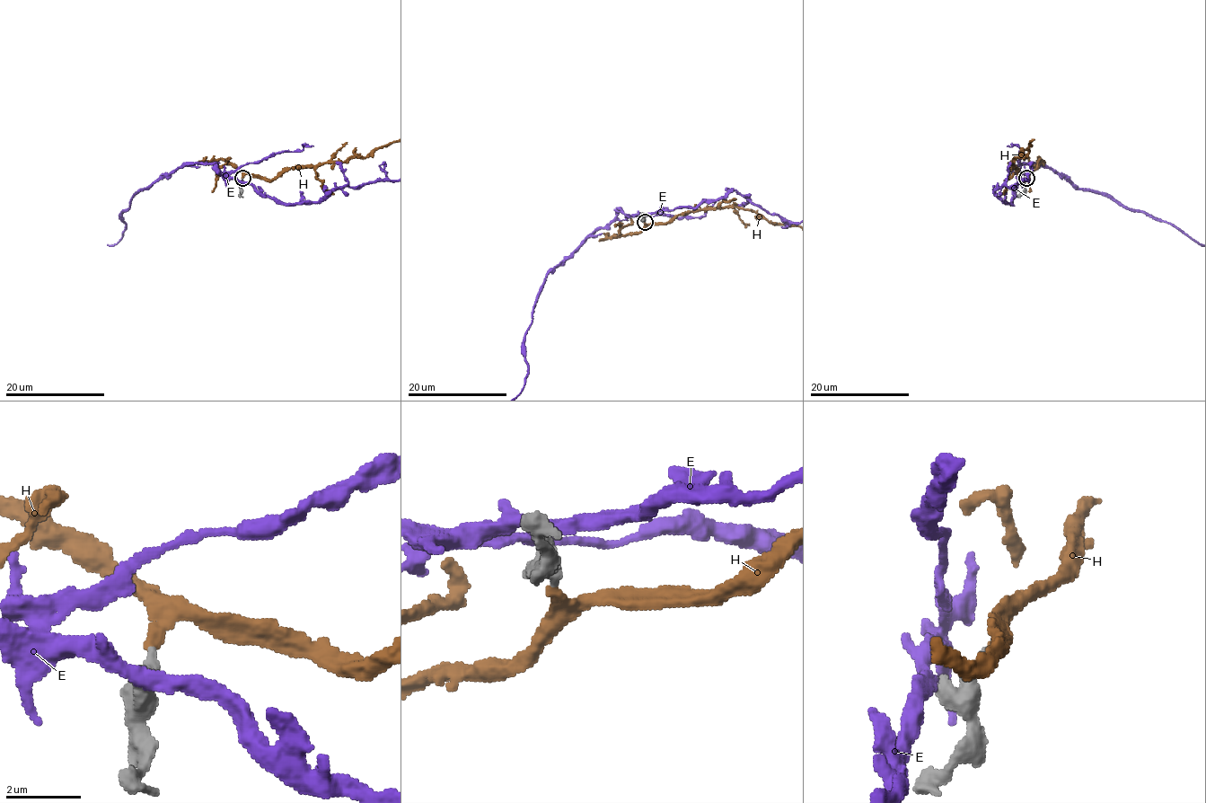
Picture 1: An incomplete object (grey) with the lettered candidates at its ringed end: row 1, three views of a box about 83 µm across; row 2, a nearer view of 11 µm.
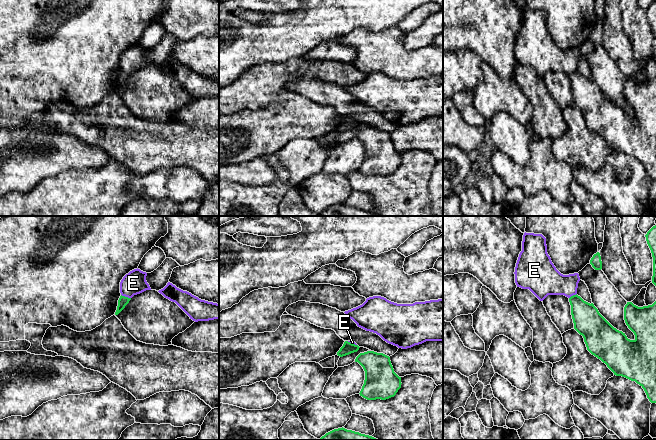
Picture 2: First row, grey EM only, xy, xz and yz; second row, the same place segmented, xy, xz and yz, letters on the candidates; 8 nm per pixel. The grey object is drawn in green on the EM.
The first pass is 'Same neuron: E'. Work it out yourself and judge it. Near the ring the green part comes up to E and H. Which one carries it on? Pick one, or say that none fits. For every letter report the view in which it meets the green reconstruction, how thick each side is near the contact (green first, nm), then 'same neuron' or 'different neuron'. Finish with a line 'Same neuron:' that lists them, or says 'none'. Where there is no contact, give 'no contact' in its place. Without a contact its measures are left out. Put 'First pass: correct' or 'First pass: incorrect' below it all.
E: xy | 80/190 nm | different neuron
H: no contact | same neuron
Same neuron: H
First pass: incorrect

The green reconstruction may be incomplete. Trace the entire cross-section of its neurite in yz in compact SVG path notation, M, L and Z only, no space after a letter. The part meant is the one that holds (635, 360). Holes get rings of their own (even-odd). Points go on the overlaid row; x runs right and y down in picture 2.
M580 296L569 298L574 329L583 336L587 350L600 359L616 376L635 381L645 391L651 403L656 403L656 301L652 305L638 307L627 302L624 307L624 320L628 328L634 333L635 339L630 340L625 333L614 328L598 311L593 303L584 301Z

